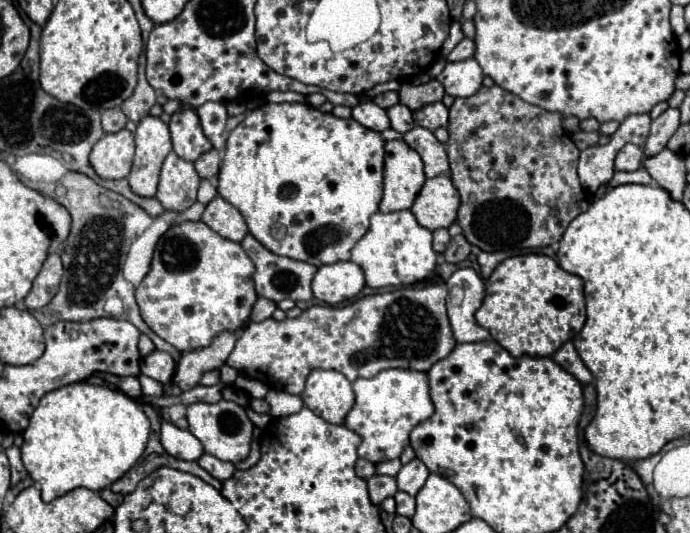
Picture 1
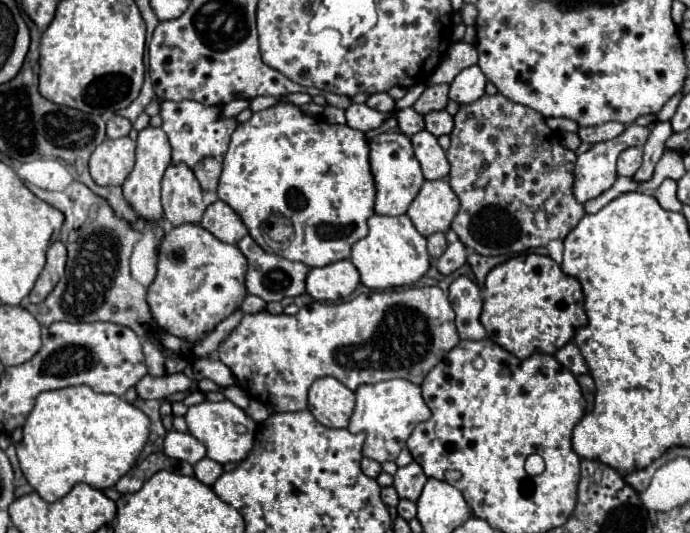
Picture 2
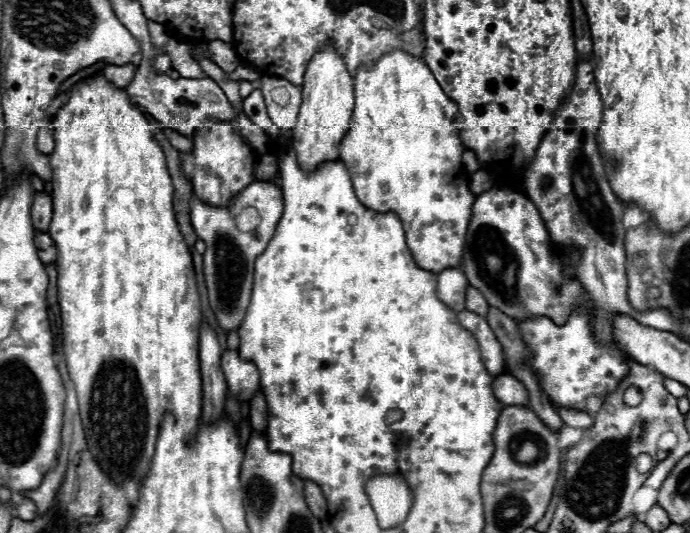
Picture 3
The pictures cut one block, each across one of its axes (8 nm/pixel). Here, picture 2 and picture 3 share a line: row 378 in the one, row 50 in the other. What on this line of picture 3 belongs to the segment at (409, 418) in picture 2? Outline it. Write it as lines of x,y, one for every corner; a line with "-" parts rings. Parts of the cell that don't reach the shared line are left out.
390,50
368,68
358,66
354,74
354,96
354,116
338,150
340,160
348,168
358,200
370,210
394,212
400,218
406,230
408,248
422,270
438,274
440,270
456,268
462,260
462,246
472,218
470,206
474,202
474,194
466,184
468,174
460,168
464,152
460,132
452,126
452,118
458,114
456,102
442,92
426,62
404,50

